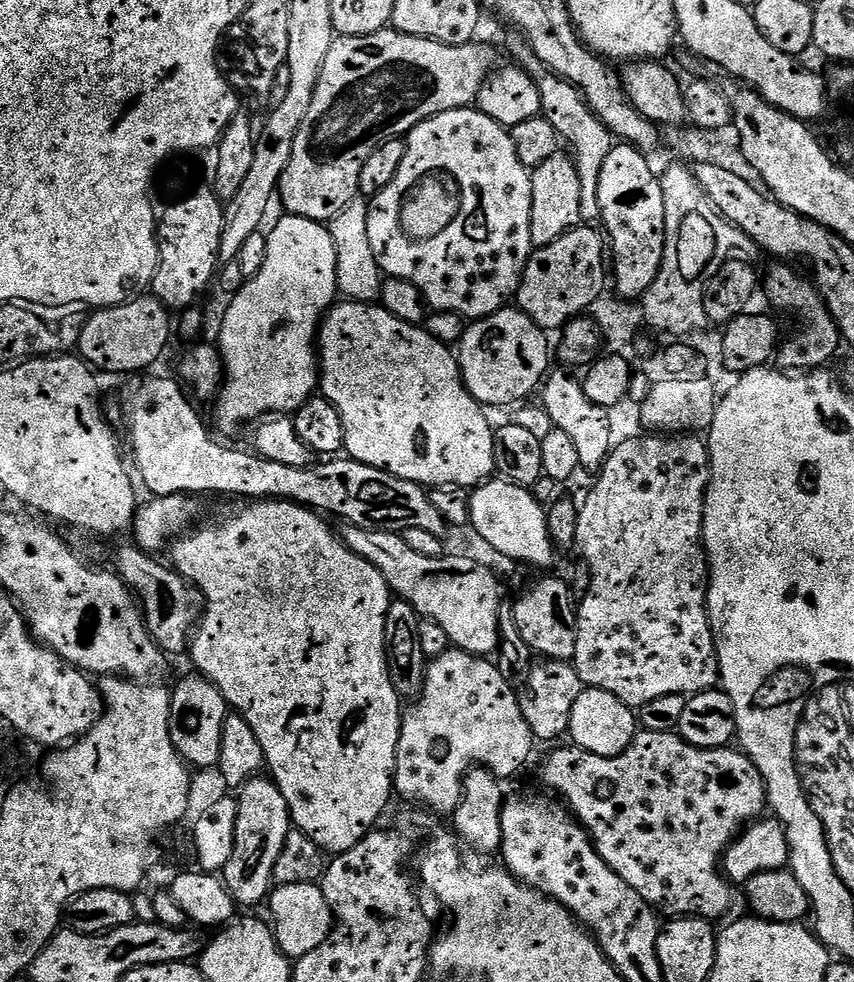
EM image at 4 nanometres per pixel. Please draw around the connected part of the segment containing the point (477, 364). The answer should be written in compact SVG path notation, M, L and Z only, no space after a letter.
M505 306L494 314L469 323L458 345L460 374L468 392L481 406L488 404L516 404L524 400L532 391L541 387L548 368L548 340L545 329L539 328L527 314L516 306Z

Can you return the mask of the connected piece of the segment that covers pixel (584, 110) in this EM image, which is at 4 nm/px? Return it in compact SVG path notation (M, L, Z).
M508 31L504 44L513 60L536 84L540 94L540 111L545 120L554 126L557 135L572 146L571 153L578 170L579 185L582 186L579 198L579 218L581 225L599 236L605 246L611 245L609 231L601 218L601 207L598 206L598 177L602 163L614 146L614 138L603 123L589 110L583 96L572 84L558 79L548 68L542 65L541 59L533 52L527 40L520 32Z

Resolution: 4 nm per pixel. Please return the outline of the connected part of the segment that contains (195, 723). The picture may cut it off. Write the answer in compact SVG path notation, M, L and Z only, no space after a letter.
M199 674L184 676L176 684L176 689L171 689L170 695L170 718L168 719L168 729L170 738L174 742L174 750L183 758L185 764L196 768L215 769L220 763L220 751L222 750L222 726L224 719L230 715L228 703L224 701L224 696L220 689L216 688L210 681Z

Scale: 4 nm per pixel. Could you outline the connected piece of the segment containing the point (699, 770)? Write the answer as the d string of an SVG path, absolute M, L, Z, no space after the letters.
M643 730L637 731L636 737L632 739L632 745L617 756L599 756L590 754L585 748L567 747L549 754L548 761L544 764L544 780L553 788L551 791L557 797L562 798L572 815L584 825L588 835L592 838L592 843L596 845L596 852L606 862L606 866L610 866L610 870L614 870L614 874L618 874L618 878L622 878L622 882L626 882L626 886L638 890L638 894L642 894L642 898L651 908L657 909L661 913L669 912L667 914L669 917L694 916L709 922L716 922L719 916L726 915L732 908L734 888L722 875L720 869L722 857L741 829L765 815L768 802L768 791L764 788L764 779L751 758L732 746L699 748L690 746L690 742L683 740L676 732L646 732Z

